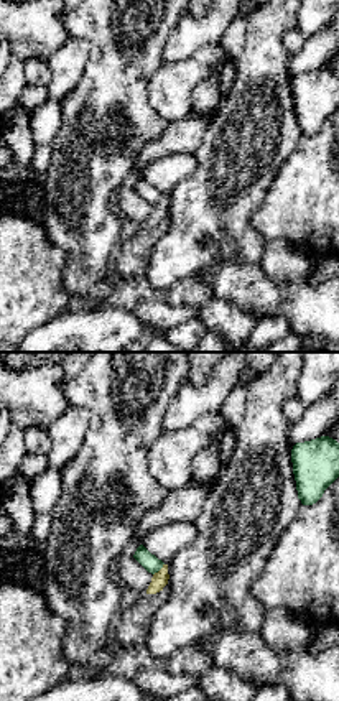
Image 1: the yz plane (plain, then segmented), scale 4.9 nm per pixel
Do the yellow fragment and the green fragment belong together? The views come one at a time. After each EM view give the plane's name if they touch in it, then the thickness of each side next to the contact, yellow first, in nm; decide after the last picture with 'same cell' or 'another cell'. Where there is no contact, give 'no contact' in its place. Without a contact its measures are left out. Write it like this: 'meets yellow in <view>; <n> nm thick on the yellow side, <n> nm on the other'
meets yellow in yz; 80 nm thick on the yellow side, 80 nm on the other

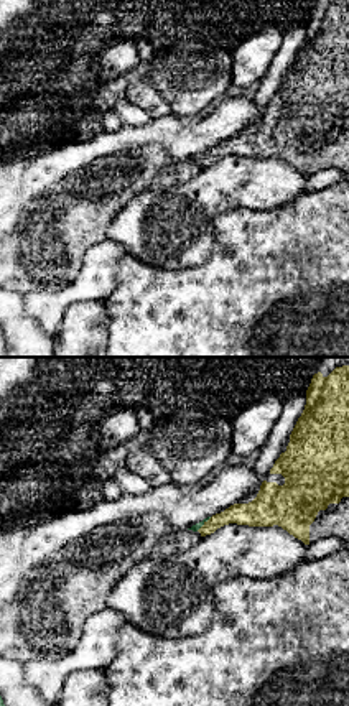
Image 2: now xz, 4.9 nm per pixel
meets yellow in xz; 130 nm thick on the yellow side, 40 nm on the other

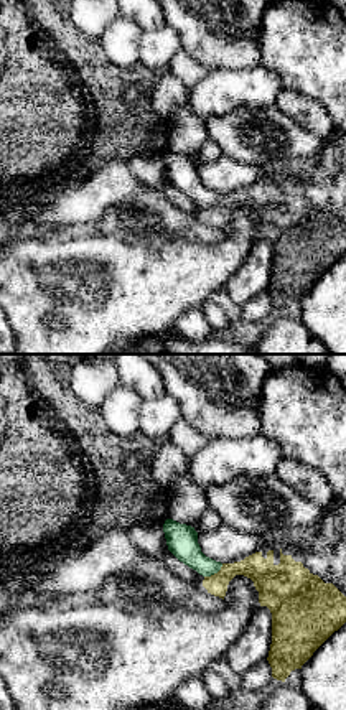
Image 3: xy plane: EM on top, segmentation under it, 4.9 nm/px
meets yellow in xy; 140 nm thick on the yellow side, 150 nm on the other

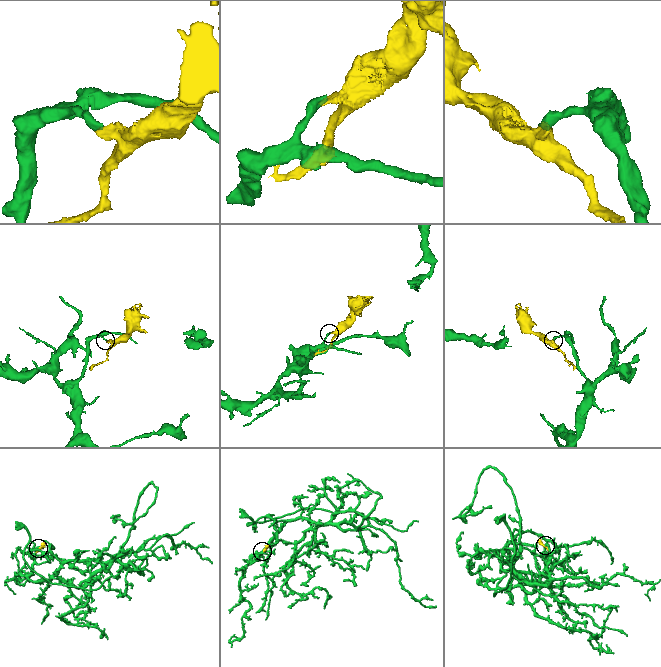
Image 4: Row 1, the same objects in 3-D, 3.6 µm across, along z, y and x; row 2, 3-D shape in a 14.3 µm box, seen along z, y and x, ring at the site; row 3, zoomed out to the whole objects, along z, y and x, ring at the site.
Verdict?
another cell

